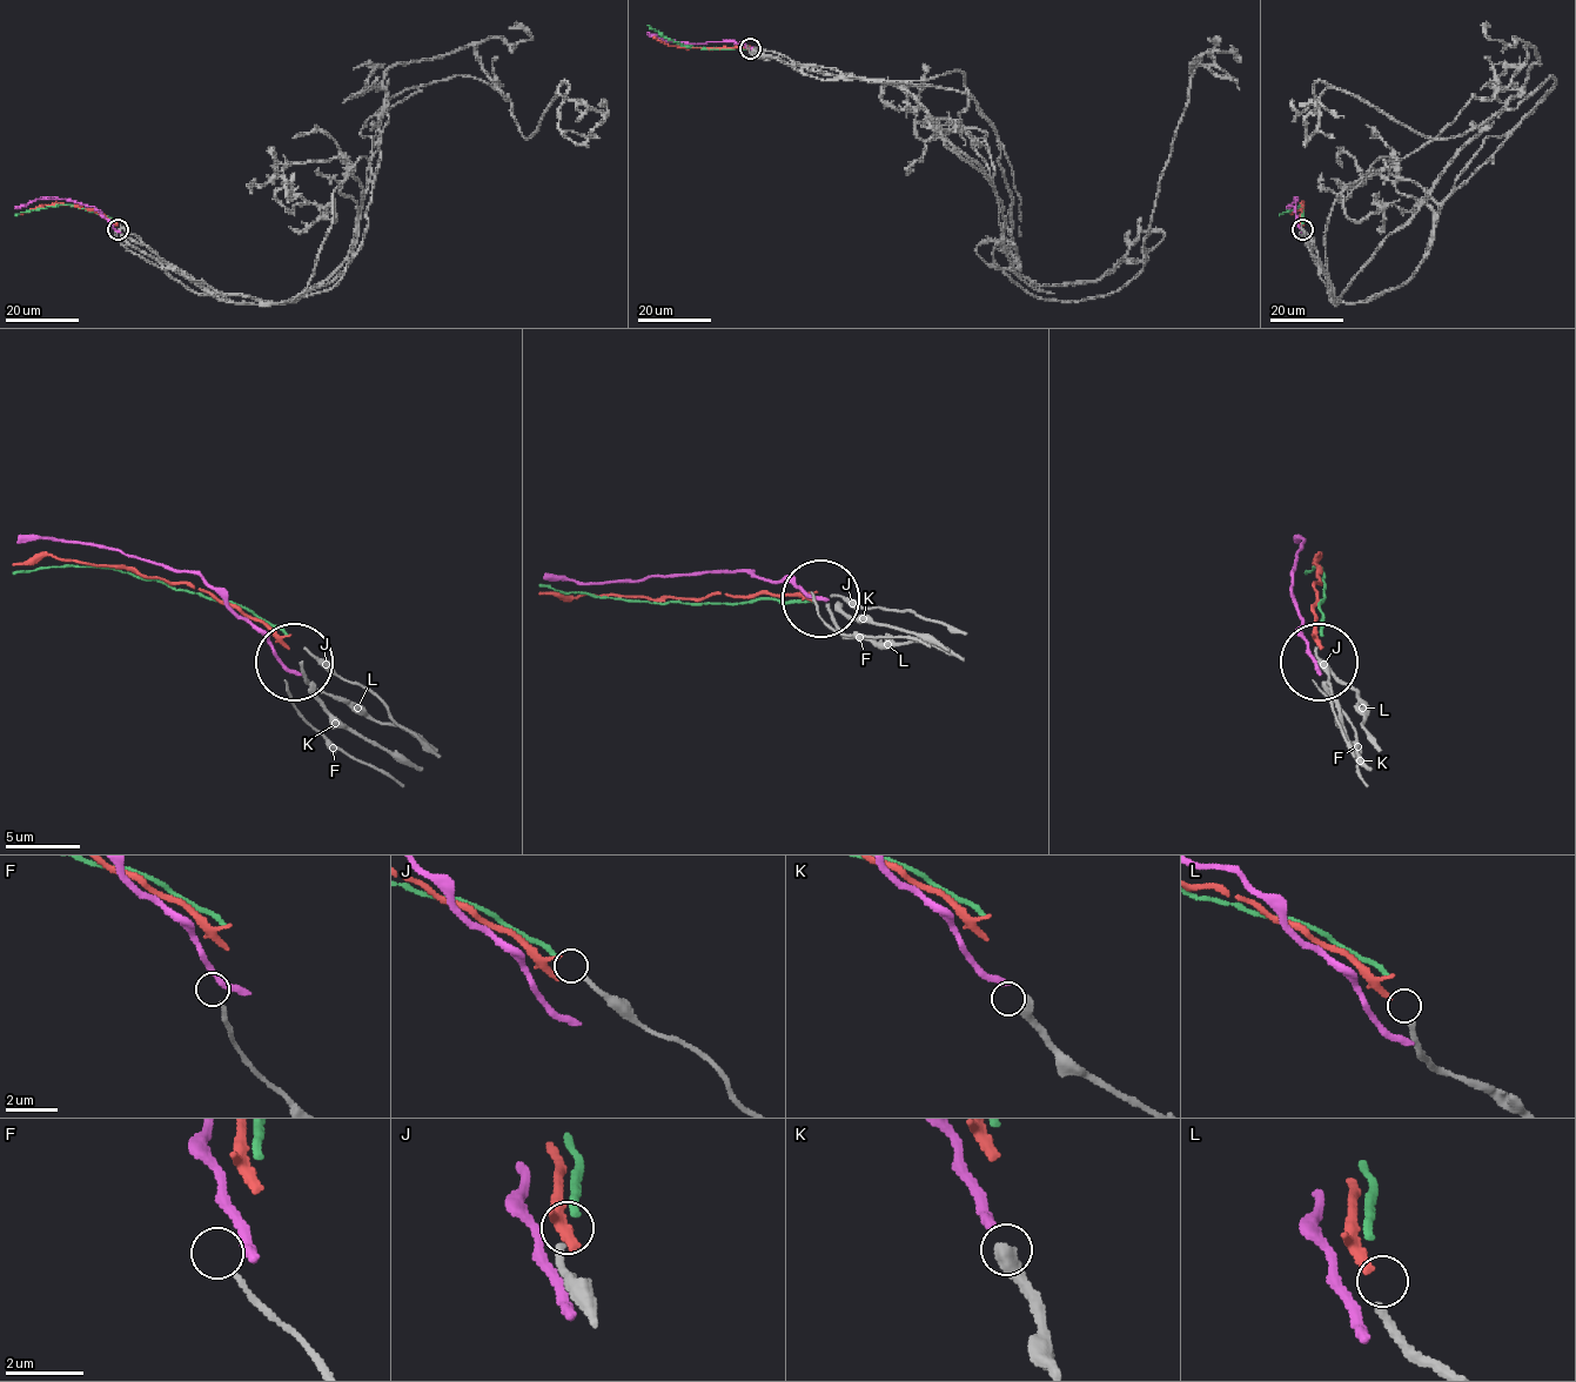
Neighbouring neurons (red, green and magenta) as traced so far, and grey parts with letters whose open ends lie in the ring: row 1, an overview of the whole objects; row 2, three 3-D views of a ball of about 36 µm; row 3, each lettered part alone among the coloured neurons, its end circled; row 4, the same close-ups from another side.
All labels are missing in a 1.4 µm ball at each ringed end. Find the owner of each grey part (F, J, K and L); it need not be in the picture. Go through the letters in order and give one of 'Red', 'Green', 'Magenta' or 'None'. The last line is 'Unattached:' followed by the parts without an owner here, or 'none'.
F: None
J: Green
K: Magenta
L: Red
Unattached: F

